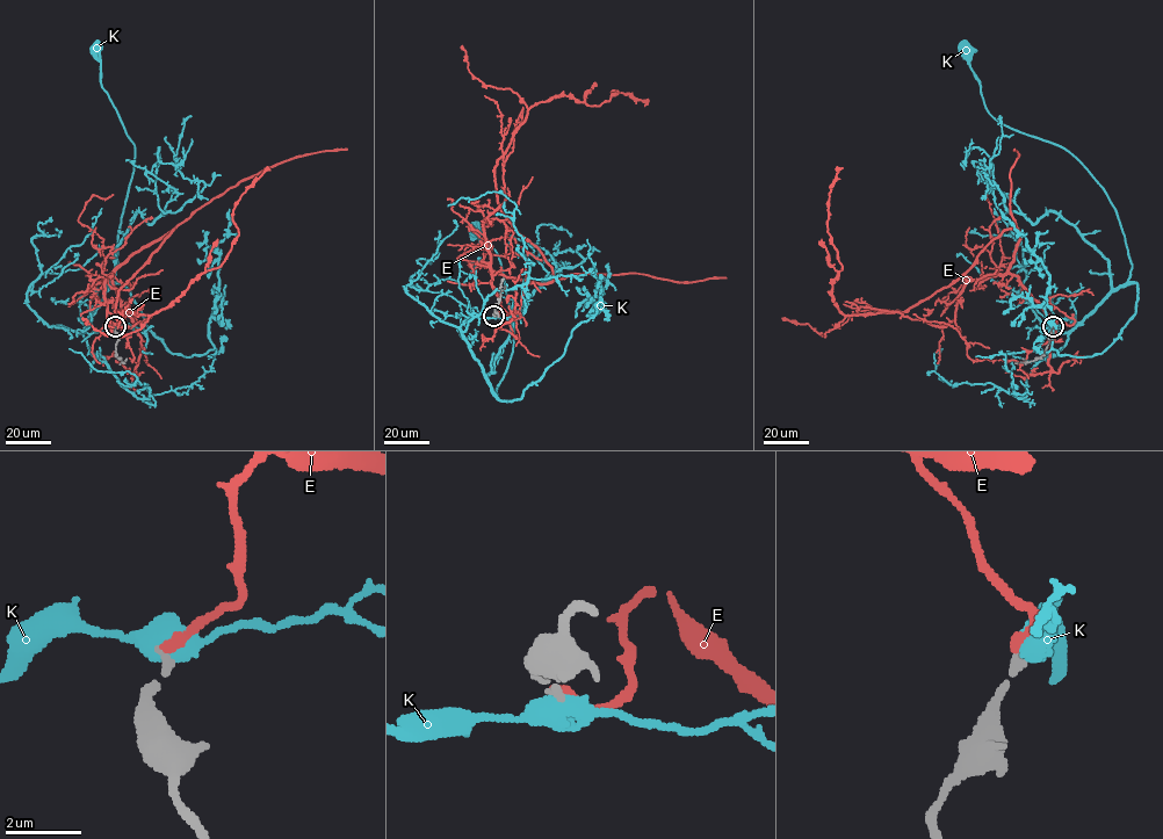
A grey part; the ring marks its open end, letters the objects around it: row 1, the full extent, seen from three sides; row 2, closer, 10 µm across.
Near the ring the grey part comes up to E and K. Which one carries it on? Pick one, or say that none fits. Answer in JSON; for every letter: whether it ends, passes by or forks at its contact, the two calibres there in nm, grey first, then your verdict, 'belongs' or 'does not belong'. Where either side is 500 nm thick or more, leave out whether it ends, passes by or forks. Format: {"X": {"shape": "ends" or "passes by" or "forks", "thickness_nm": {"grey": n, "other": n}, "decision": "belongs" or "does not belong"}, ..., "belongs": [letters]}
{"E": {"shape": "ends", "thickness_nm": {"grey": 200, "other": 240}, "decision": "does not belong"}, "K": {"shape": "forks", "thickness_nm": {"grey": 200, "other": 460}, "decision": "does not belong"}, "belongs": []}

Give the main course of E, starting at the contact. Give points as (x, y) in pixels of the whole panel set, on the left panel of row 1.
E: (115, 326), (108, 279), (117, 326), (124, 311), (165, 309), (224, 260), (235, 204), (266, 167)

